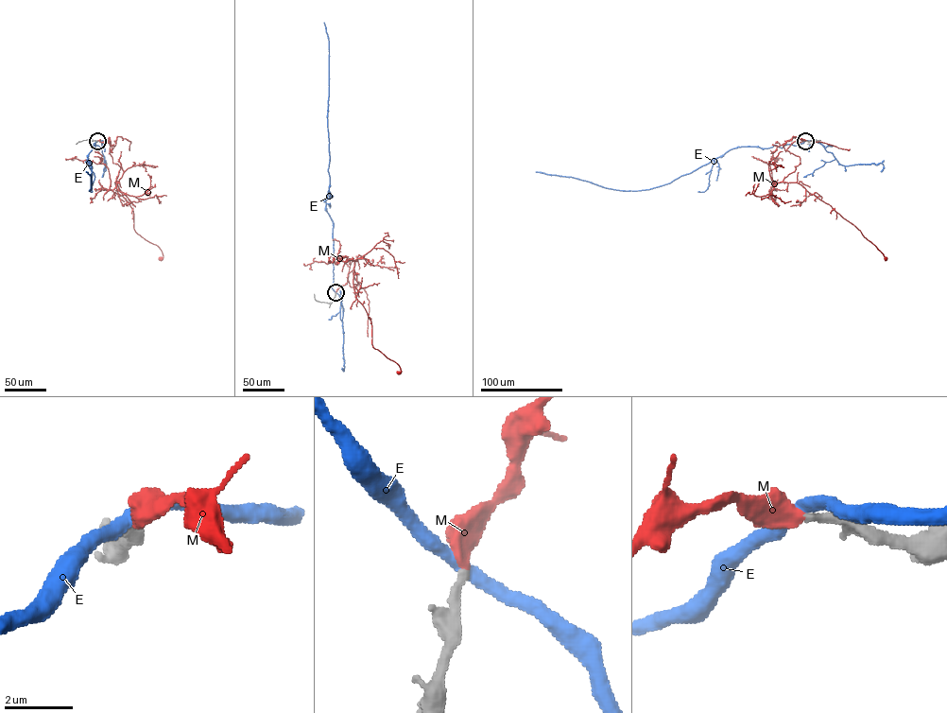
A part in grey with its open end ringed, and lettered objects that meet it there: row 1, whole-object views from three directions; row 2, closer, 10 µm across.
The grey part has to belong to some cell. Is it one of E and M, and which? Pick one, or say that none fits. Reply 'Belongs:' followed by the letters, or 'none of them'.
Belongs: M

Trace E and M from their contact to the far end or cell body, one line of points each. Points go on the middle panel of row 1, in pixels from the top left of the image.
E: (335, 293), (332, 287), (333, 224), (325, 206), (330, 183), (329, 46), (324, 22)
M: (335, 292), (348, 273), (350, 286), (356, 285), (354, 269), (371, 344), (398, 372)

